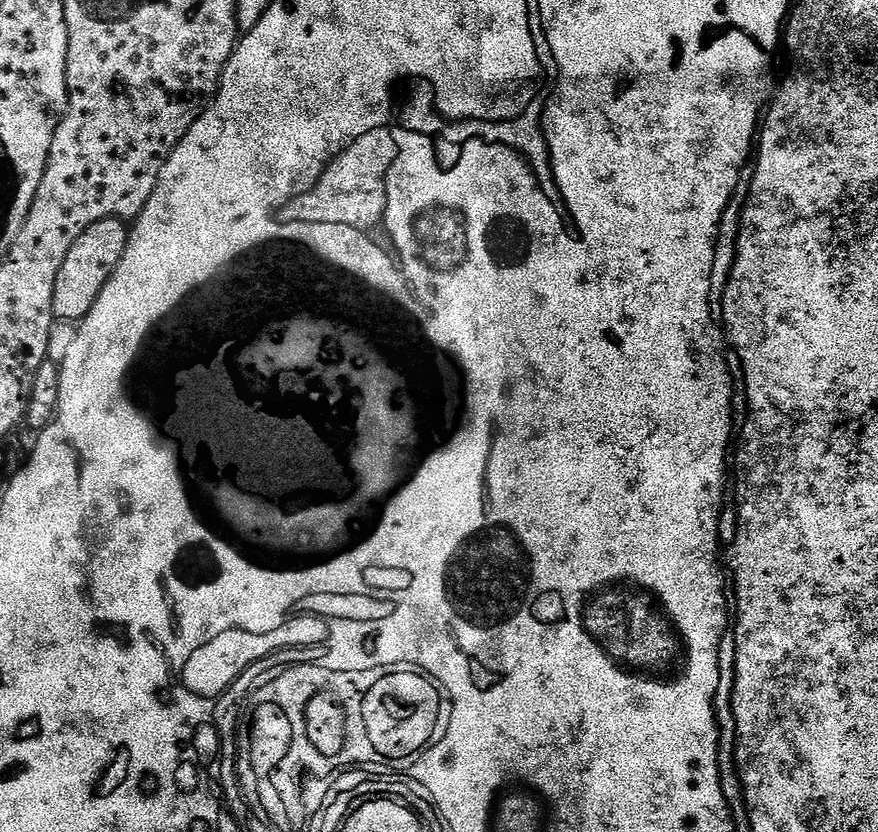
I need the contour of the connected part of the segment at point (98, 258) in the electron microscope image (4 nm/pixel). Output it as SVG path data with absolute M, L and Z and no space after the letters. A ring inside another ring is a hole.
M106 218L102 222L94 222L94 226L86 229L78 242L70 246L66 262L62 262L62 270L58 270L58 278L54 282L52 315L57 321L79 322L86 314L90 314L98 294L102 294L118 262L122 262L129 231L129 225L125 221Z

